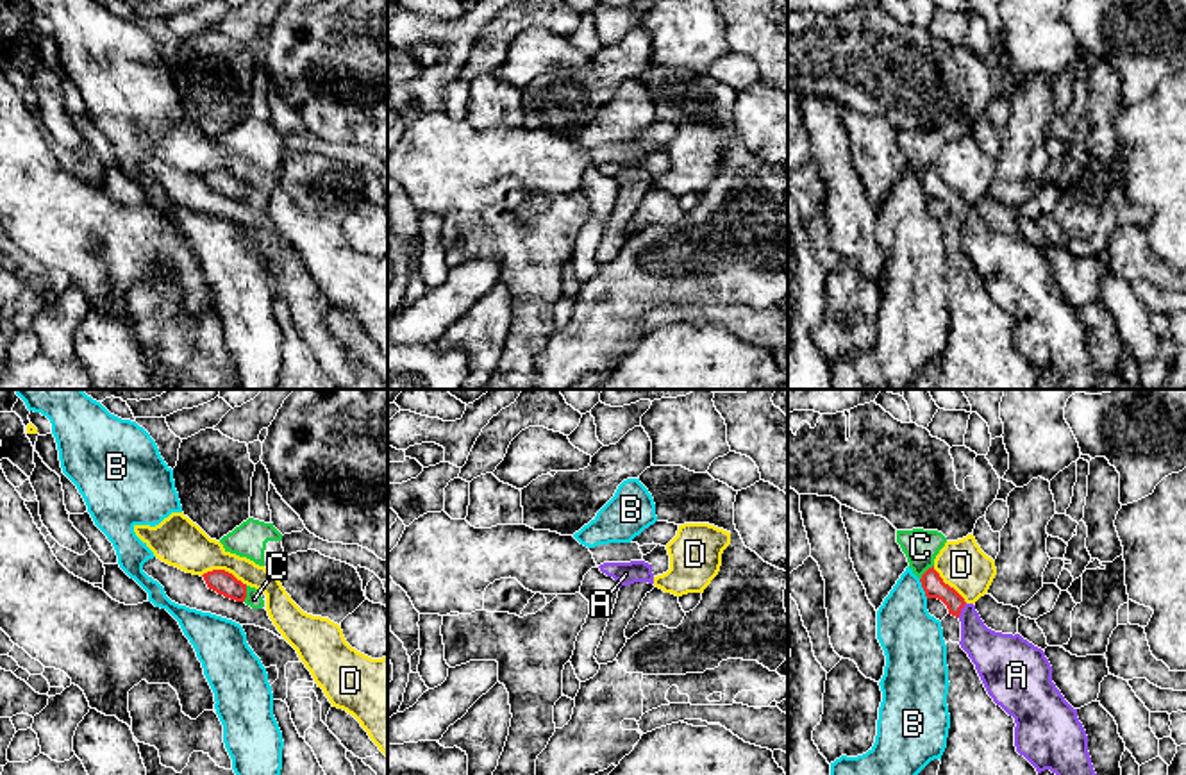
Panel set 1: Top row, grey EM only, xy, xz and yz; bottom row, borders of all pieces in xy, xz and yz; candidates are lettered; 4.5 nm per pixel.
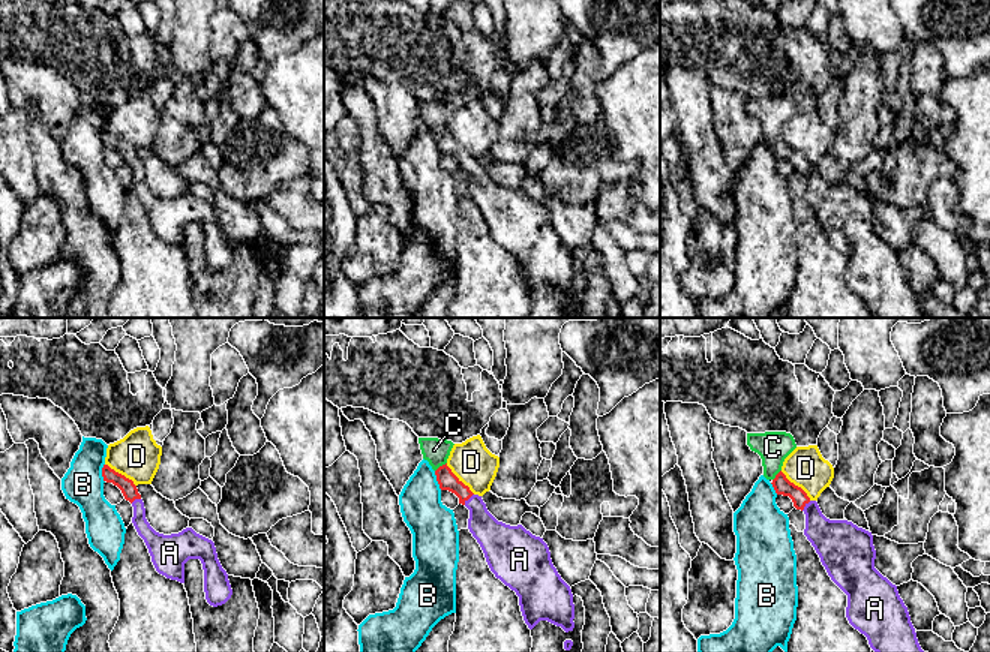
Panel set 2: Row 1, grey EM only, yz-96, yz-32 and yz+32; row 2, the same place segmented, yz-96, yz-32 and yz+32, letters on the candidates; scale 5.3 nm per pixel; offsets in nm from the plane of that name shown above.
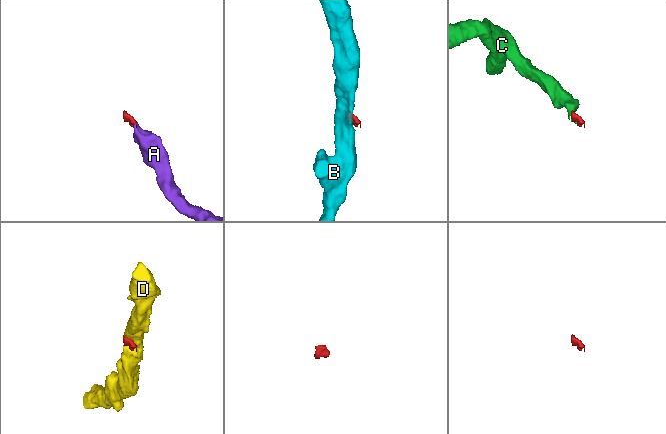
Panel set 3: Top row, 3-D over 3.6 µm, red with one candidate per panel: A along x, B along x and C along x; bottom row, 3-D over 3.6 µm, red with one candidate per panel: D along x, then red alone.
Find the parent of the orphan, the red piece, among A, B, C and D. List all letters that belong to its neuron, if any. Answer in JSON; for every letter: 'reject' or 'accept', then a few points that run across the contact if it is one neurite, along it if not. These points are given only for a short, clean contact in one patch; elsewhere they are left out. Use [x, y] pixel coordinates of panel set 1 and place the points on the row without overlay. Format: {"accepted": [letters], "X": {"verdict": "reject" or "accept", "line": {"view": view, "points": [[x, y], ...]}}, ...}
{"accepted": ["A", "C"], "A": {"verdict": "accept", "line": {"view": "yz", "points": [[933, 184], [961, 208], [974, 234], [992, 252]]}}, "B": {"verdict": "reject", "line": {"view": "yz", "points": [[918, 179], [927, 197]]}}, "C": {"verdict": "accept", "line": {"view": "xy", "points": [[220, 181], [245, 193], [254, 199]]}}, "D": {"verdict": "reject", "line": {"view": "xy", "points": [[200, 175], [211, 170], [227, 170], [247, 184]]}}}

